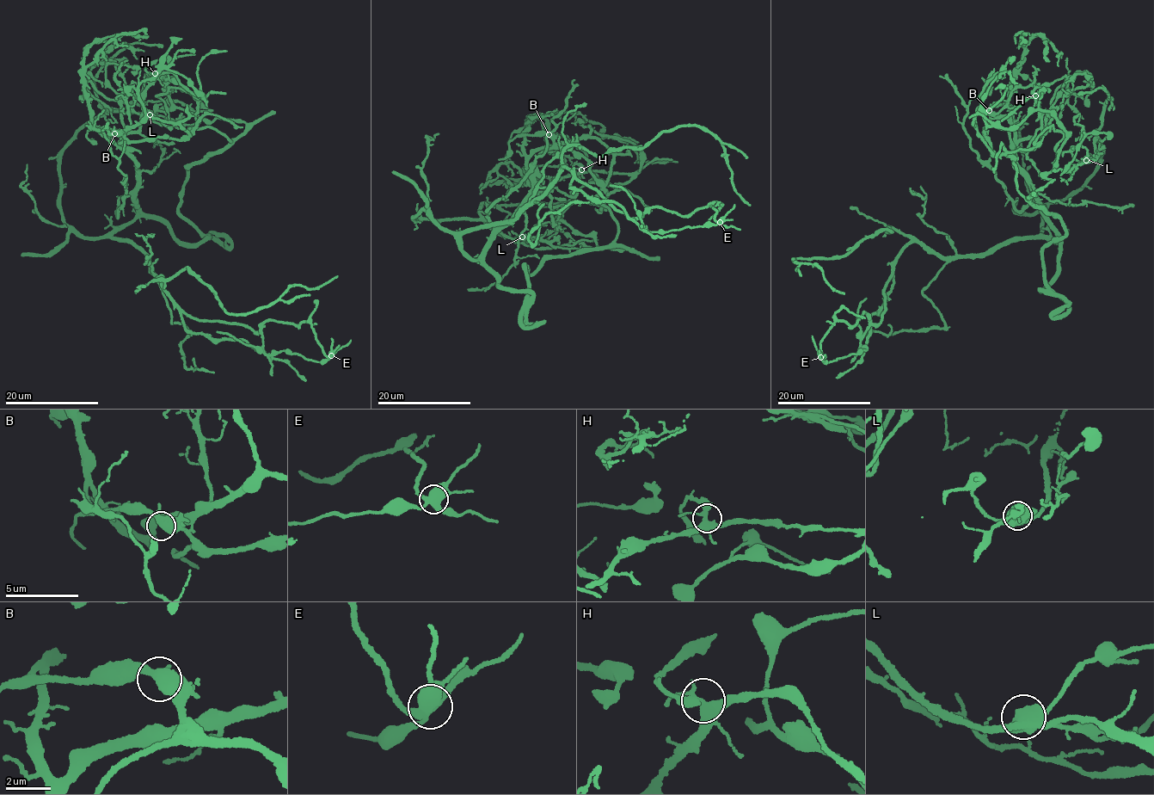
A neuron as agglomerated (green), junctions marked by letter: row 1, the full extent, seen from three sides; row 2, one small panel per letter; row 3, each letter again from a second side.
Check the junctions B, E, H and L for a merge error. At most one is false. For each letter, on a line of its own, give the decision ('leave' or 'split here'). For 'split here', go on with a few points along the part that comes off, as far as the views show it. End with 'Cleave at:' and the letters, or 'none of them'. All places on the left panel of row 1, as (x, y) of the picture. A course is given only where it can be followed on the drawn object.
B: leave
E: leave
H: leave
L: leave
Cleave at: none of them

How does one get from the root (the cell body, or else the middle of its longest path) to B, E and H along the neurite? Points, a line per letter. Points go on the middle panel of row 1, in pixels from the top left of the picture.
B: (473, 231), (463, 233), (460, 242), (465, 255), (476, 261), (531, 192), (537, 156), (554, 145), (549, 134)
E: (473, 231), (514, 218), (564, 168), (573, 176), (570, 188), (621, 205), (650, 232), (721, 222)
H: (473, 231), (463, 233), (460, 242), (465, 255), (476, 261), (531, 192), (529, 175), (538, 194), (581, 169)

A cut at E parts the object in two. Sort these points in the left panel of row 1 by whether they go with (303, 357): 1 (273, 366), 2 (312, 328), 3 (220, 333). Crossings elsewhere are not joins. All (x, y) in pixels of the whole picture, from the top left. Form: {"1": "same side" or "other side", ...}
{"1": "other side", "2": "other side", "3": "same side"}

